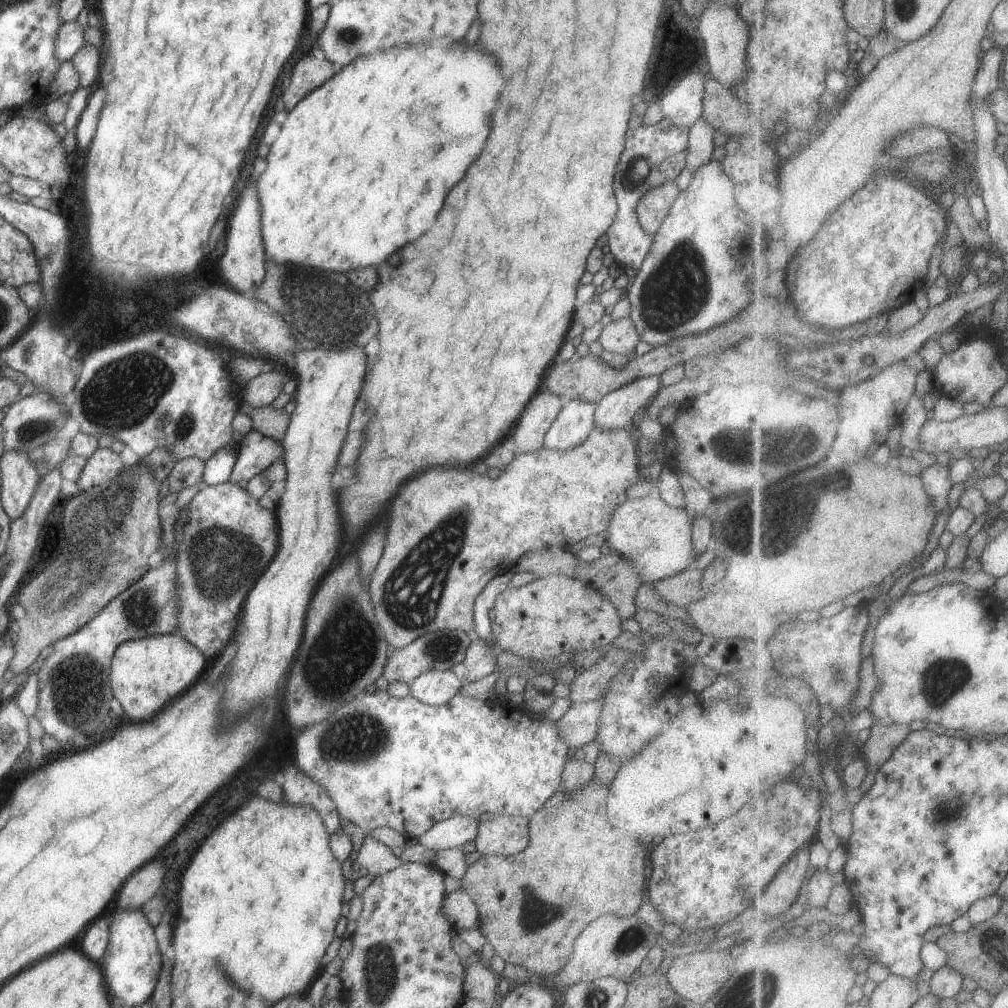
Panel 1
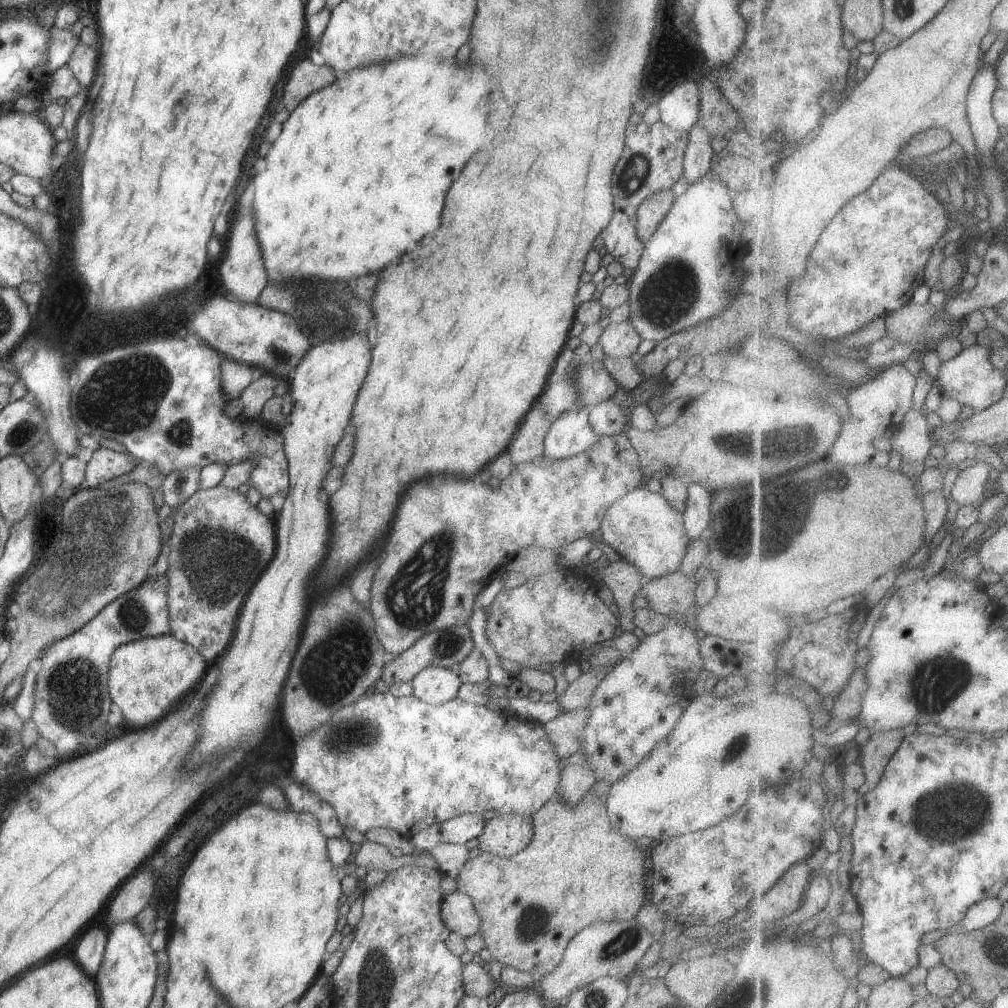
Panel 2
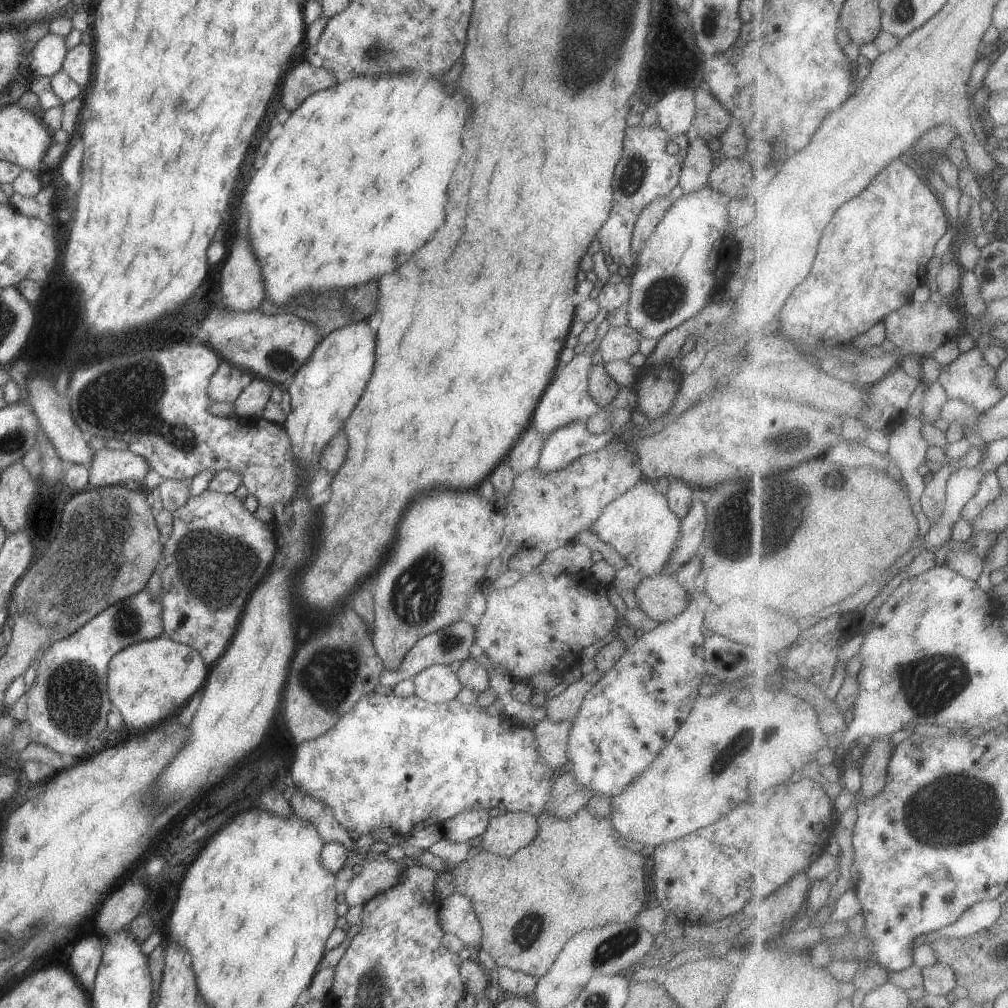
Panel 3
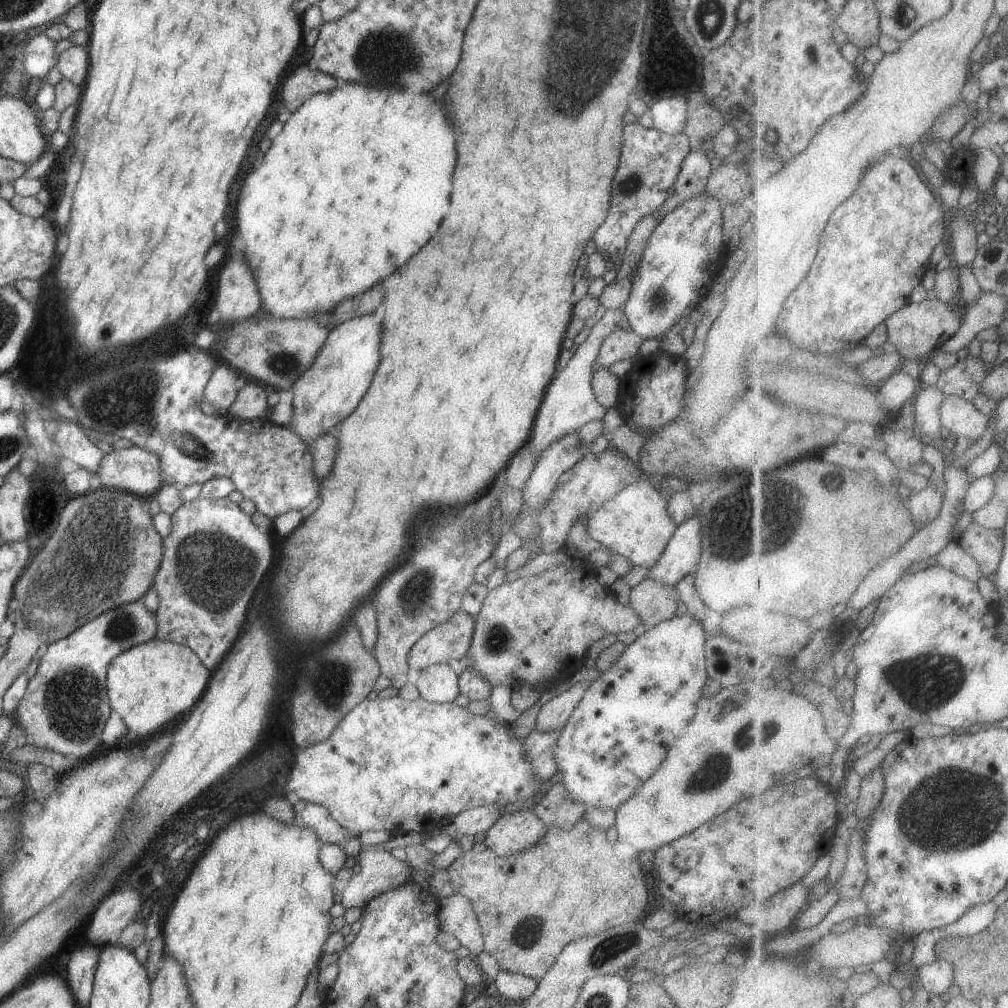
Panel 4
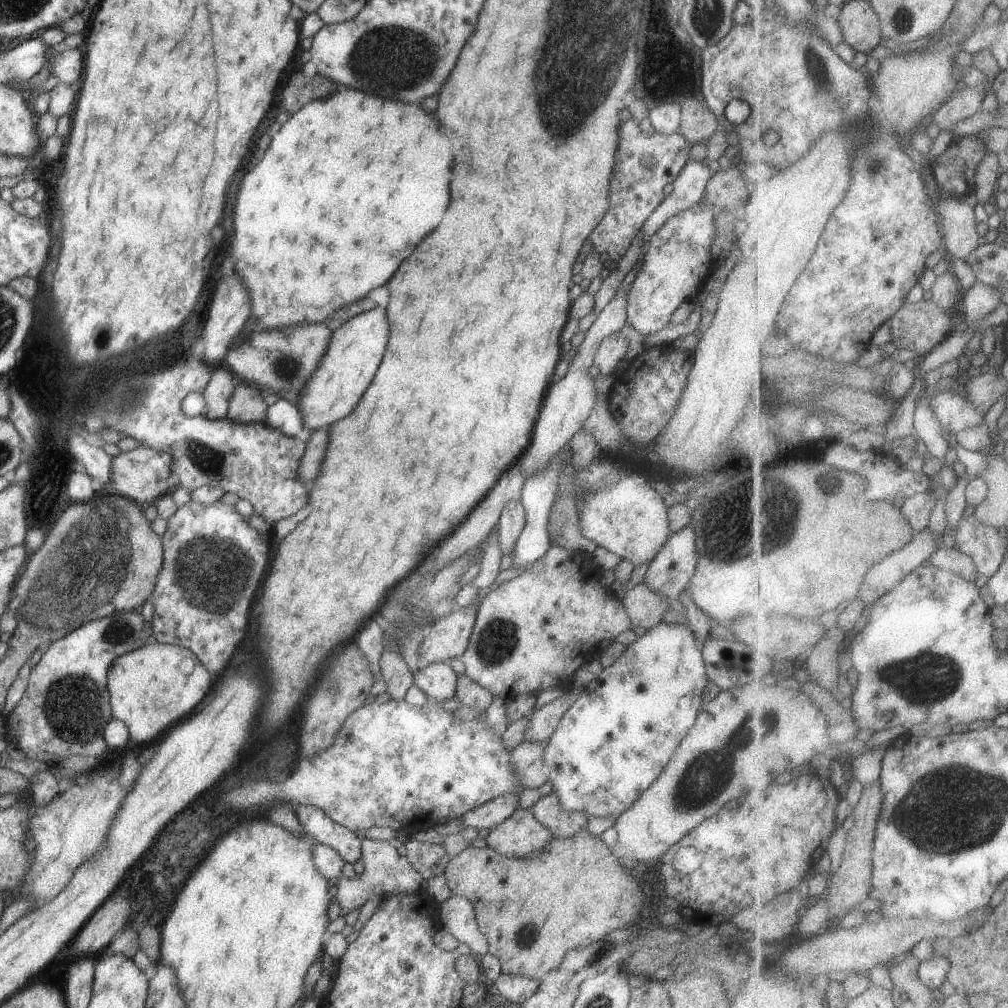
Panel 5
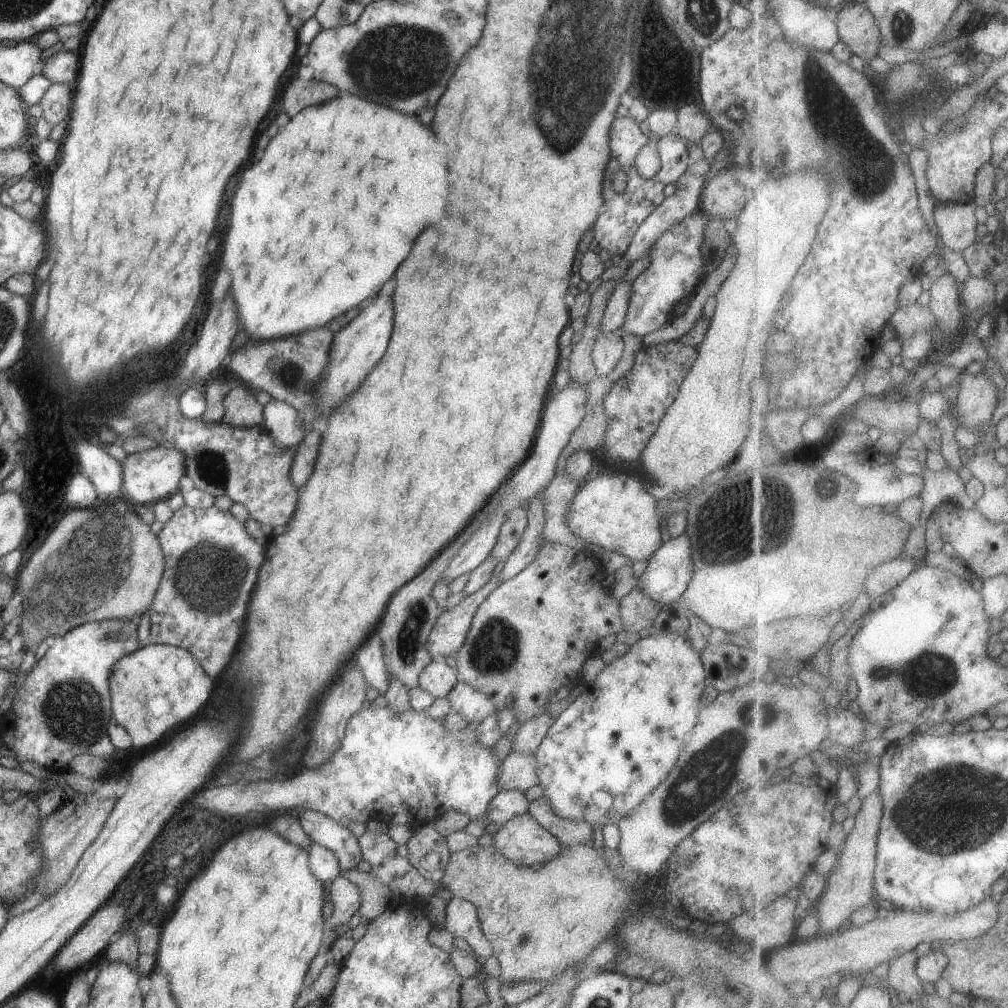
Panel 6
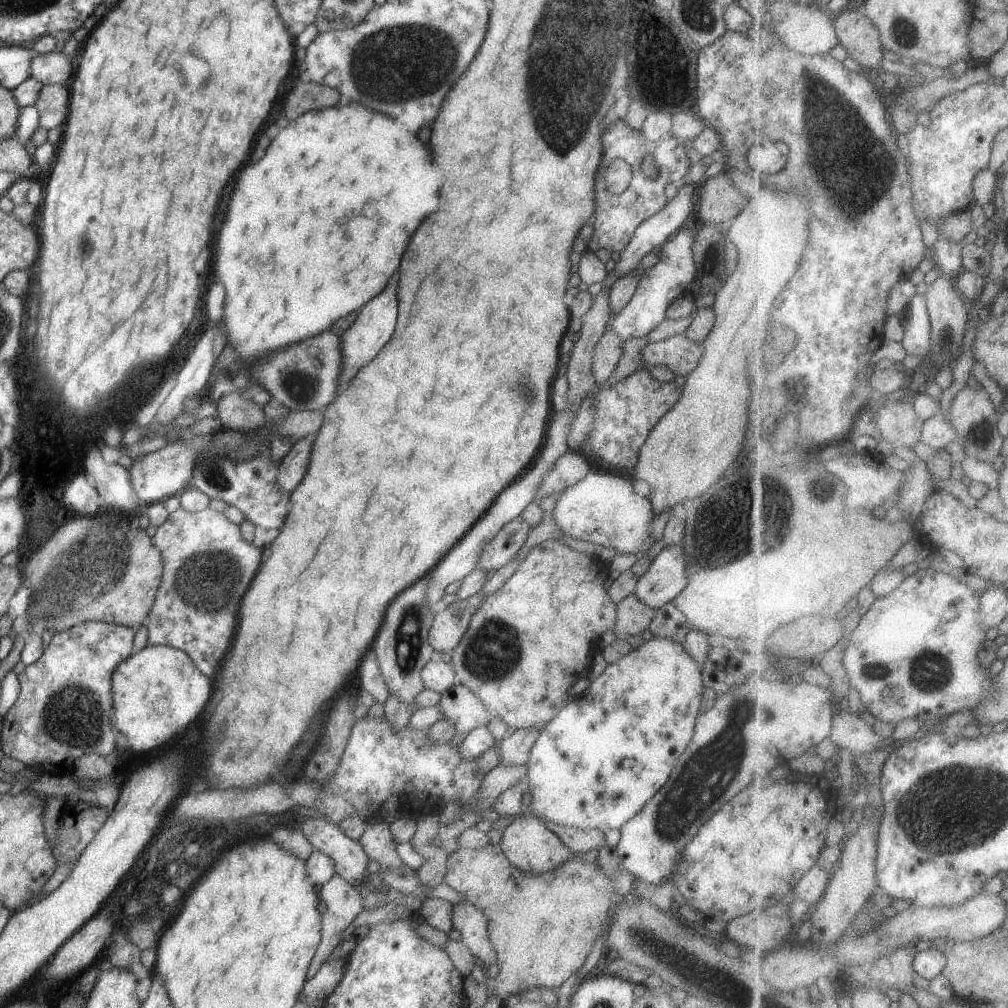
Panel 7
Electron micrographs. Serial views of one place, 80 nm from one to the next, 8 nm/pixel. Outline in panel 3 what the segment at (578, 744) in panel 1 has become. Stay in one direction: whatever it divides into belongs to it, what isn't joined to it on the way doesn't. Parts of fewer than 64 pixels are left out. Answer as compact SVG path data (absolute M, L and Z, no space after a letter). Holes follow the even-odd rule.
M544 720L534 726L536 736L536 750L544 764L555 772L565 769L568 758L566 758L566 746L568 746L568 734L572 727L570 722L550 722Z

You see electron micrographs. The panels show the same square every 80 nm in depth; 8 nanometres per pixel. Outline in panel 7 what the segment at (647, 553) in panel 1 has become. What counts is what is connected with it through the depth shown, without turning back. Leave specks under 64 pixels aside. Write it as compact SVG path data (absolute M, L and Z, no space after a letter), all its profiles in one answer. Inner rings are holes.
M590 469L582 480L563 490L553 515L568 538L614 548L619 554L640 558L655 542L651 533L655 514L650 499L638 495L634 491L634 480L624 476Z

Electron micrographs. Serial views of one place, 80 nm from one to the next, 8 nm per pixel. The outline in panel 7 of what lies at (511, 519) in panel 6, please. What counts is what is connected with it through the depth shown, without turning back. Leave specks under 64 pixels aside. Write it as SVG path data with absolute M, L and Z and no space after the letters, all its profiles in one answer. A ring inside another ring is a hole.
M522 514L508 521L485 546L476 569L488 570L490 575L517 556L532 527Z

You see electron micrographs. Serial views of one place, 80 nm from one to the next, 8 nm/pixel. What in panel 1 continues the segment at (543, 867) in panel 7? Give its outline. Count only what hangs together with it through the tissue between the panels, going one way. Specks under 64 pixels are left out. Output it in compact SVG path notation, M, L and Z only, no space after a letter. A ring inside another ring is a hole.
M496 816L480 823L476 851L502 857L519 854L528 847L529 824L528 817L520 816Z

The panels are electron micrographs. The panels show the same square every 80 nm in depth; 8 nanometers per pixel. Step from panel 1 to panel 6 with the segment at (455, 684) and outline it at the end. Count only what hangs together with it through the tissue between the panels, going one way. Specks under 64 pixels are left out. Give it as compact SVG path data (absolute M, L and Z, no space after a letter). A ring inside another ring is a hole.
M434 659L420 673L419 687L435 696L446 698L458 681L458 672L446 662Z

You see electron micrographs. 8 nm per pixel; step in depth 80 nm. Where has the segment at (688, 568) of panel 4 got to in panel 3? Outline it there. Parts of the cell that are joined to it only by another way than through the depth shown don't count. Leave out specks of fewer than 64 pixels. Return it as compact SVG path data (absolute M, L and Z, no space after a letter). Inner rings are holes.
M693 500L690 512L681 519L680 538L674 546L672 558L662 573L677 574L680 568L698 558L706 531L706 504L702 500Z

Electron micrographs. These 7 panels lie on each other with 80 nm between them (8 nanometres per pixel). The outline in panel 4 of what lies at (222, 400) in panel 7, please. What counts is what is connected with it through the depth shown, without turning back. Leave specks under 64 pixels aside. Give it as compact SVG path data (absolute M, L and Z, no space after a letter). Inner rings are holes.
M245 383L230 404L227 415L230 417L250 422L265 419L268 412L267 396L270 389L260 383Z

